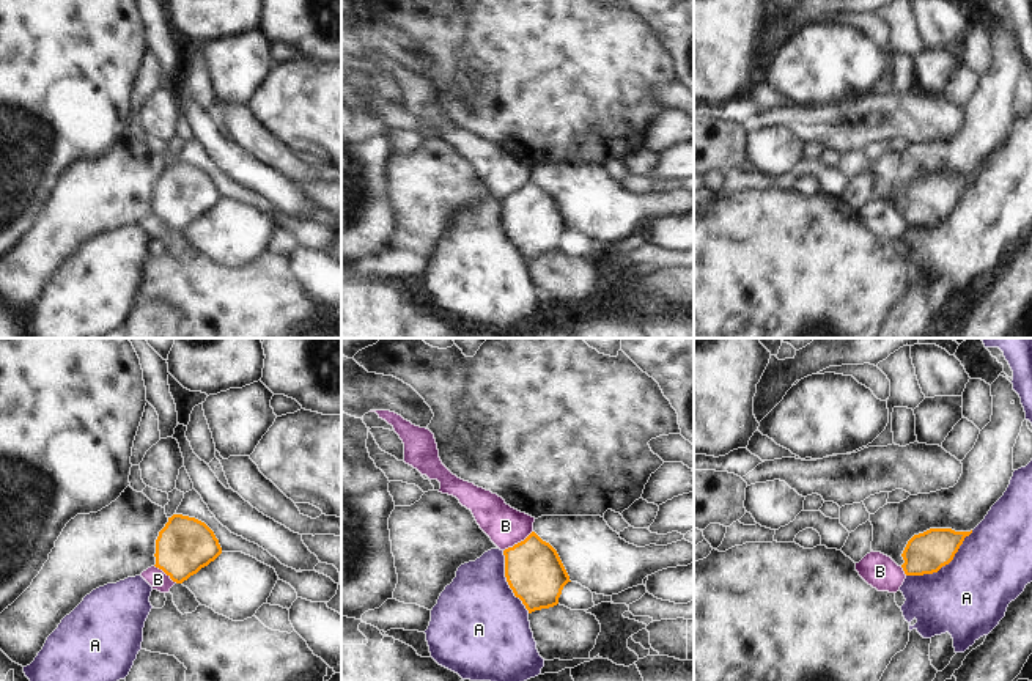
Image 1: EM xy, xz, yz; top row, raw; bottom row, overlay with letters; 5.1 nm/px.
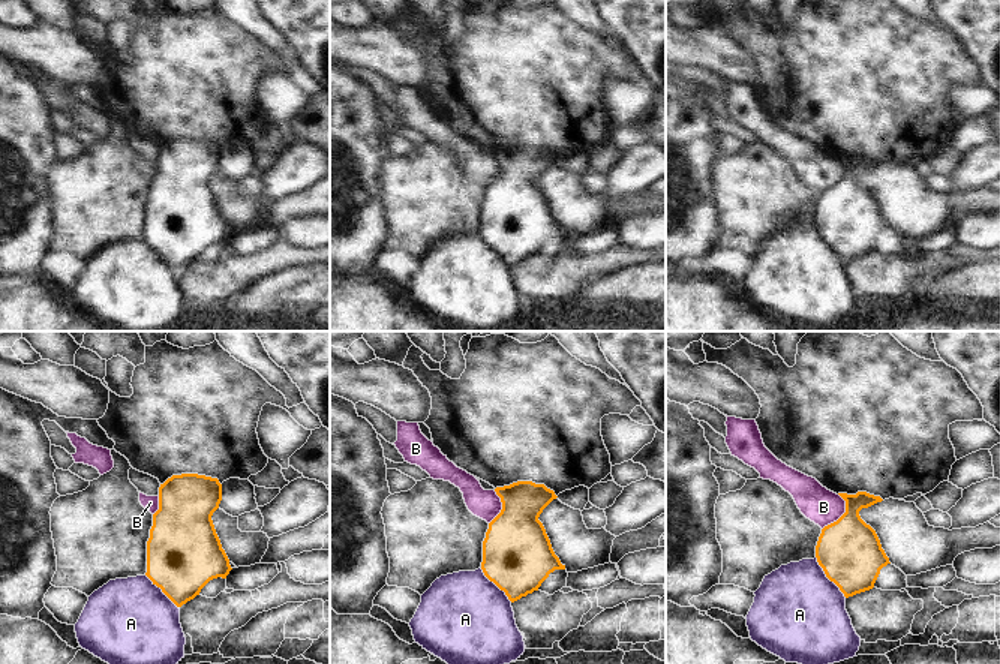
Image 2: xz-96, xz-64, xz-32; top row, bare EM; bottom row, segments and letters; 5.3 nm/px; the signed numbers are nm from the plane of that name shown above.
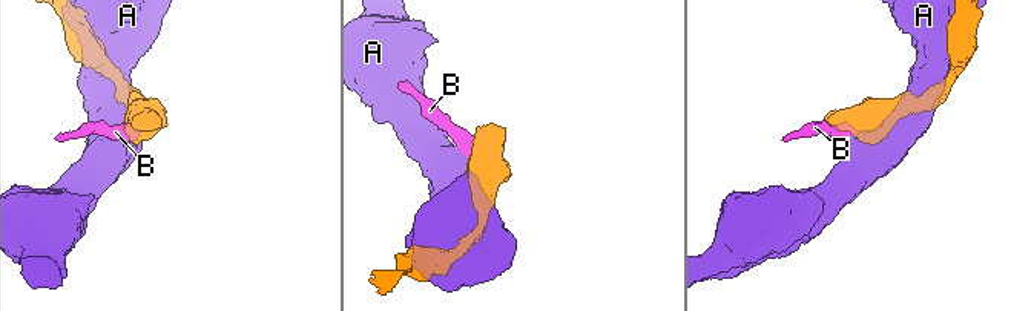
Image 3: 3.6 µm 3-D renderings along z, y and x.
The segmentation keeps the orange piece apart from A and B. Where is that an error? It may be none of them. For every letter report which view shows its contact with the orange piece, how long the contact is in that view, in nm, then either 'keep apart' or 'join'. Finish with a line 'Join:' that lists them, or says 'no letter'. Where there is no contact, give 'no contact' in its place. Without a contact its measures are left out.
A: meets orange in yz; contact 420 nm long; keep apart
B: meets orange in xz; contact 190 nm long; keep apart
Join: no letter

